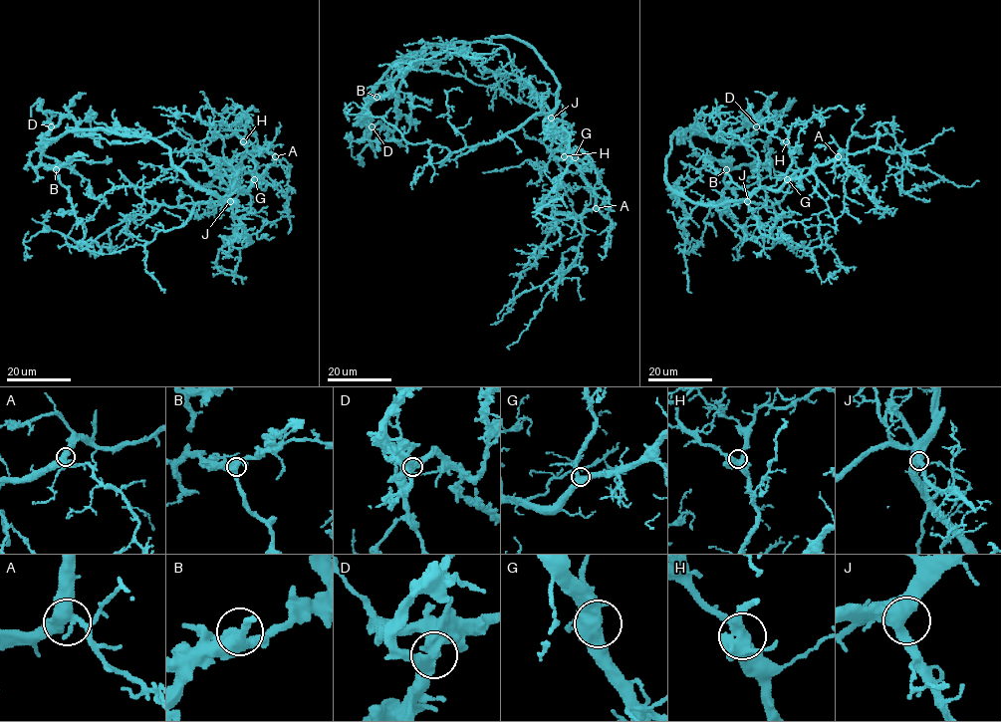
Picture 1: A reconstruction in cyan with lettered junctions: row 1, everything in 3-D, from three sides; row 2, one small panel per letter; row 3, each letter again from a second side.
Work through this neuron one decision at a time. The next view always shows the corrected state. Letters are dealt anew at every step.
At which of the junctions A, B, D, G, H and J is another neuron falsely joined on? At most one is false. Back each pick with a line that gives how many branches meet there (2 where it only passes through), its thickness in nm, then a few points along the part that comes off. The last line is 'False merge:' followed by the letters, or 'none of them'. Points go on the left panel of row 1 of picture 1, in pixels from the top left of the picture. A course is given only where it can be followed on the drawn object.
False merge: none of them

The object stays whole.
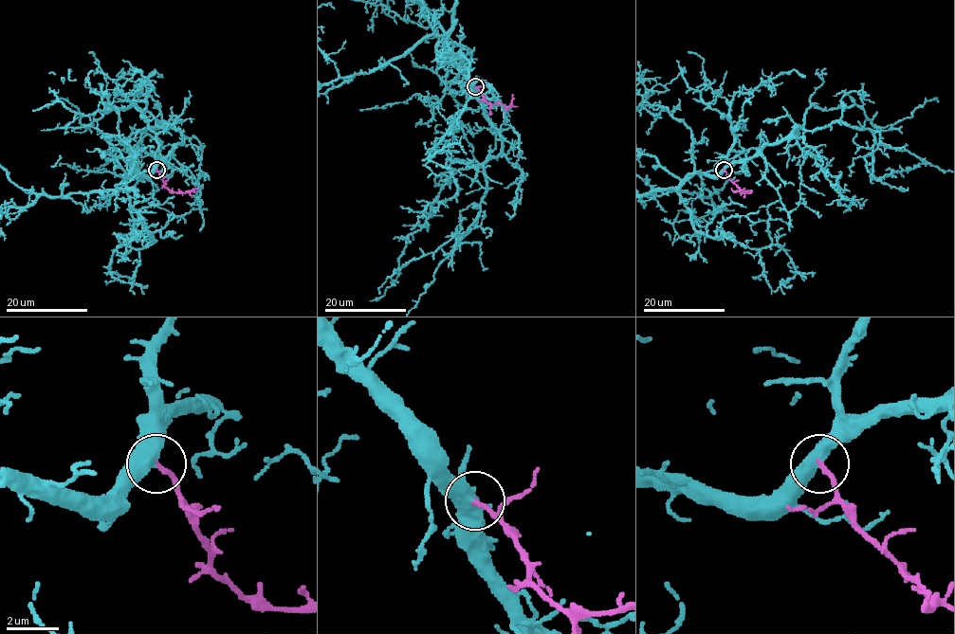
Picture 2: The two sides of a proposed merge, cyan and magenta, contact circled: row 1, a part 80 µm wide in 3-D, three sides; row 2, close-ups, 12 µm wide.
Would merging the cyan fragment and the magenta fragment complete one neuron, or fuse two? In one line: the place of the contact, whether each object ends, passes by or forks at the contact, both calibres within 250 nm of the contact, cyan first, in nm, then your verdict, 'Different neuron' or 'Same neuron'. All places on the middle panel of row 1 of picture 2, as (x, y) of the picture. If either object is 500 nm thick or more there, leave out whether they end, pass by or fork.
Place: (475, 86). Thickness 500 nm (cyan) against 190 nm. Same neuron

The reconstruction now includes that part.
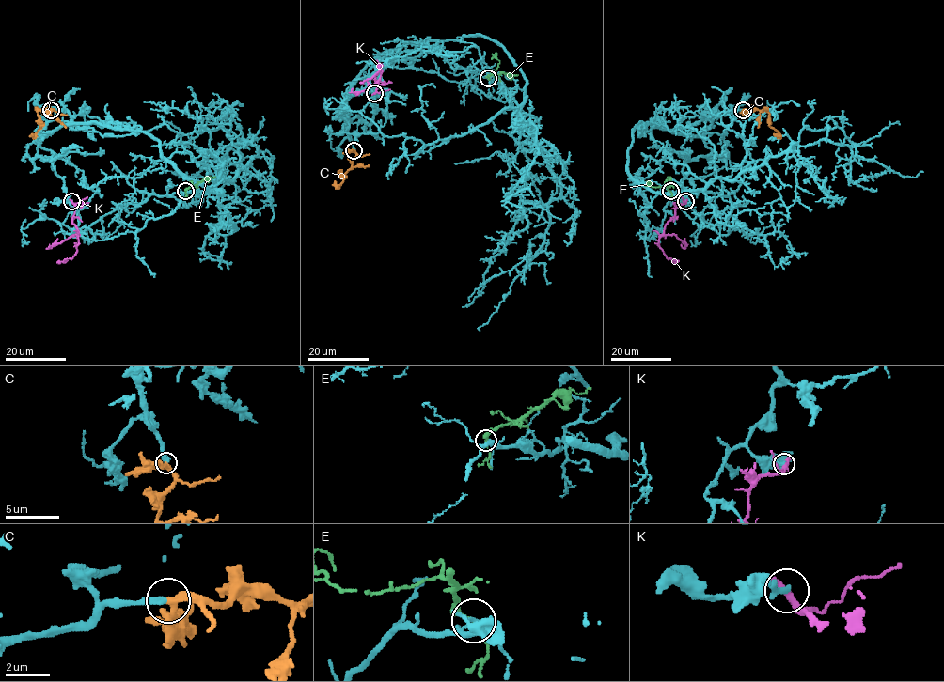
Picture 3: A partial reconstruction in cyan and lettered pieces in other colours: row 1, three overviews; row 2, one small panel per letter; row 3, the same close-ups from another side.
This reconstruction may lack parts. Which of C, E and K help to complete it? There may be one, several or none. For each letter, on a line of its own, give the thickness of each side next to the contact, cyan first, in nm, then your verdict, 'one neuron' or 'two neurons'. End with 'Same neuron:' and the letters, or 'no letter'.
C: calibres 280 and 260 nm; one neuron
E: calibres 120 and 130 nm; two neurons
K: calibres 240 and 300 nm; two neurons
Same neuron: C

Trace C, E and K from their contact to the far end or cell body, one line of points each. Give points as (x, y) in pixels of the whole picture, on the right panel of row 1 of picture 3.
C: (743, 110), (766, 109), (769, 125), (779, 134), (773, 133)
E: (670, 191), (668, 185), (652, 187), (648, 182), (651, 184)
K: (685, 201), (675, 209), (675, 214), (664, 230), (664, 234), (675, 235), (684, 243), (684, 248), (681, 244)

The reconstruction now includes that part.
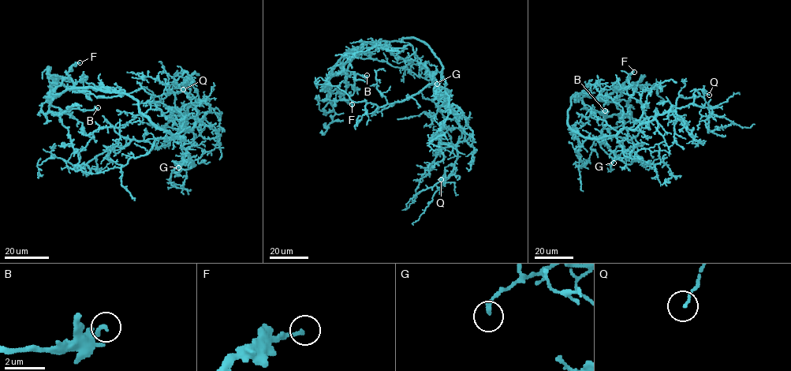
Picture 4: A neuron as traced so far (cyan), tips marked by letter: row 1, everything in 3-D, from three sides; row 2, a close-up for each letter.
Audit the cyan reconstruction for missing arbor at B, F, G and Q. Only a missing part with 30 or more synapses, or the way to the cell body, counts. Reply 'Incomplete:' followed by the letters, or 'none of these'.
Incomplete: none of these

